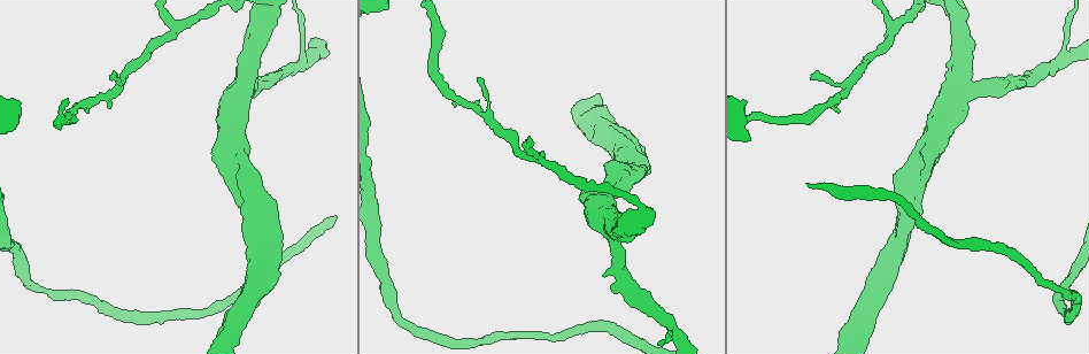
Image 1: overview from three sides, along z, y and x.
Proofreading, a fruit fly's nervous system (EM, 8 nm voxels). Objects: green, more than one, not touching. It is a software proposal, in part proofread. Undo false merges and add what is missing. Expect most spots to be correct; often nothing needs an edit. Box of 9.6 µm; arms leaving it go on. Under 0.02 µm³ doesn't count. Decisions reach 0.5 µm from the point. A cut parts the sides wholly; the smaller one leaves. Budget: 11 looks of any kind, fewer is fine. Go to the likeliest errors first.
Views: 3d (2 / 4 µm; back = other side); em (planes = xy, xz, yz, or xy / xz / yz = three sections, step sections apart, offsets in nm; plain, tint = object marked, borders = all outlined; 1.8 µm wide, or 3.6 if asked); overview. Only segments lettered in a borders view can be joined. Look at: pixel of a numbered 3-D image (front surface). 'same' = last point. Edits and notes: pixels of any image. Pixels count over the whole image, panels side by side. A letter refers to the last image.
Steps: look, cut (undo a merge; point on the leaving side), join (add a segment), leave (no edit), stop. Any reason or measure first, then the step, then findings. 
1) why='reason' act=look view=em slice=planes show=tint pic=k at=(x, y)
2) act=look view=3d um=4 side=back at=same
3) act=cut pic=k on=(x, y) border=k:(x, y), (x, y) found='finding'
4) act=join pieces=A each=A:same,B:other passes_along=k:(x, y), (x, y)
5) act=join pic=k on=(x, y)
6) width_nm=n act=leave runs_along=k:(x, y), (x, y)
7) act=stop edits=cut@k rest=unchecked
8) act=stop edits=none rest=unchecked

why='thin arm on a thick one' act=look view=em slice=planes show=borders pic=1 at=(304, 60)

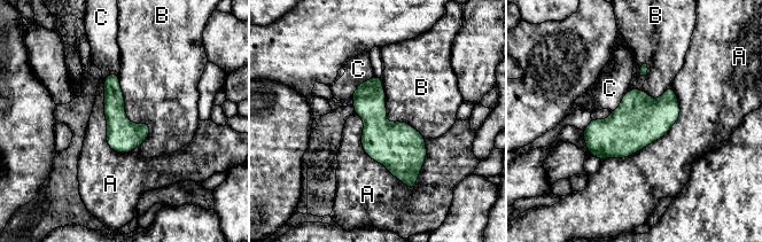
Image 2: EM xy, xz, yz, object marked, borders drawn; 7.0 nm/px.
act=leave each=A:other,B:other,C:other border=2:(118, 75), (139, 146) found='continuous, no second neuron'

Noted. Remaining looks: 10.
why='two arms in line, one across' act=look view=3d um=4 pic=1 at=(963, 86)

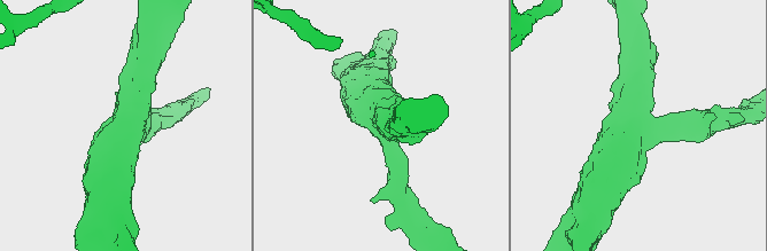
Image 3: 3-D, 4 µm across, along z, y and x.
arms=3 arm_widths_nm=320,480,600 why='shape alone is not enough' act=look view=em um=3.6 slice=xz step=4 show=tint pic=3 at=(639, 127)

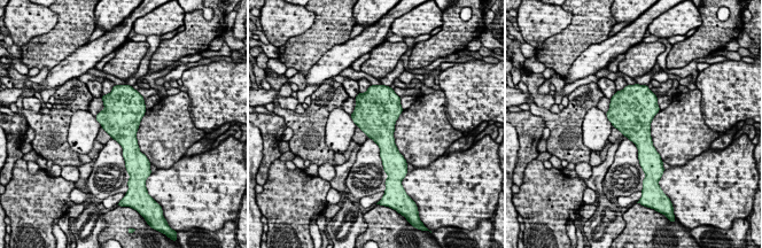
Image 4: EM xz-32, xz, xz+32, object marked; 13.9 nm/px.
why='another direction' act=look view=em um=3.6 slice=yz step=8 show=borders at=same

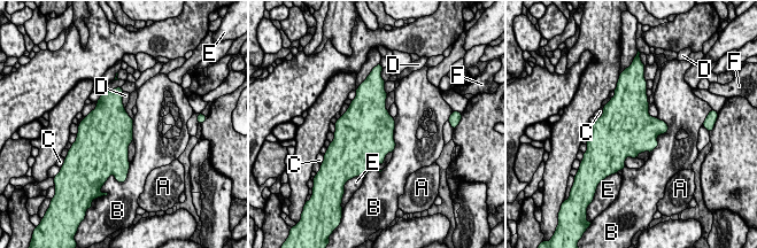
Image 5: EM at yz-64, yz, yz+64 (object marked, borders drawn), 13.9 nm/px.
longest_contact=B:500nm act=leave each=A:other,B:other,C:other,D:other,E:other,F:other border=5:(657, 117), (667, 130), (650, 153) found='all the same neuron'

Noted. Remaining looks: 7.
act=look view=em slice=planes show=plain pic=1 at=(891, 30)

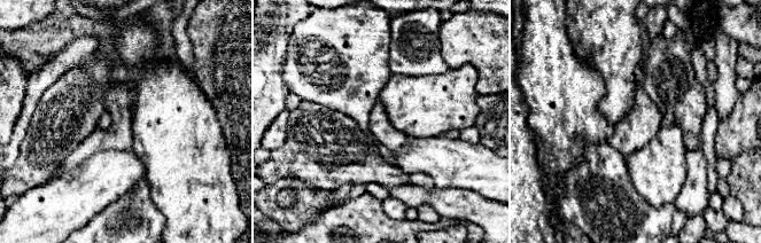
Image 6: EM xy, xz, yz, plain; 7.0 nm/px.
why='see the neighbours' act=look view=em slice=planes show=borders at=same

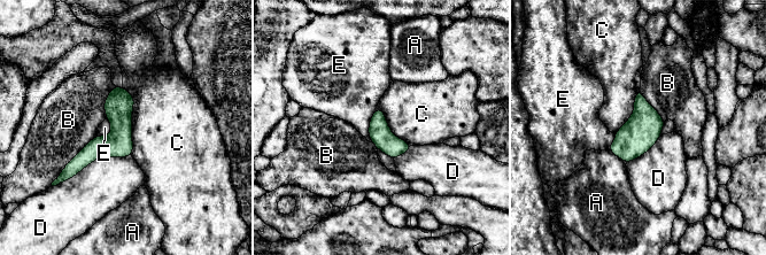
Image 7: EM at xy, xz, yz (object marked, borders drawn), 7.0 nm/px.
act=leave each=A:other,B:other,C:other,D:other,E:other runs_along=7:(125, 93), (121, 129), (71, 171) found='one neuron here'

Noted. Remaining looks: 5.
why='touches itself' act=look view=3d um=2 pic=1 at=(249, 239)

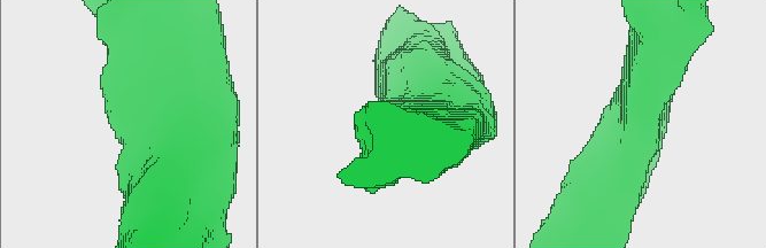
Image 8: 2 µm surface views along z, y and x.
why='need the tissue' act=look view=em slice=planes show=plain pic=8 at=(640, 127)

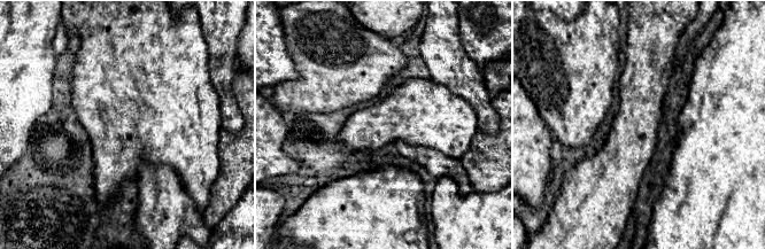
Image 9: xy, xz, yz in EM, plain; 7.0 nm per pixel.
act=look view=em slice=planes show=borders at=same

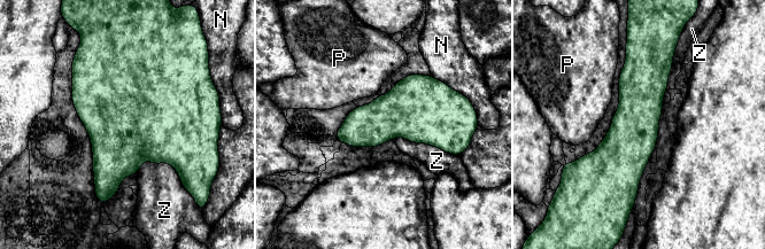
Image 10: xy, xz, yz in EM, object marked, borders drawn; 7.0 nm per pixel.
width_nm=340 act=leave each=N:other,P:other,Z:other border=10:(393, 139), (403, 137), (457, 155) found='one neuron here'

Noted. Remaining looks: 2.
act=stop edits=none rest=unchecked

